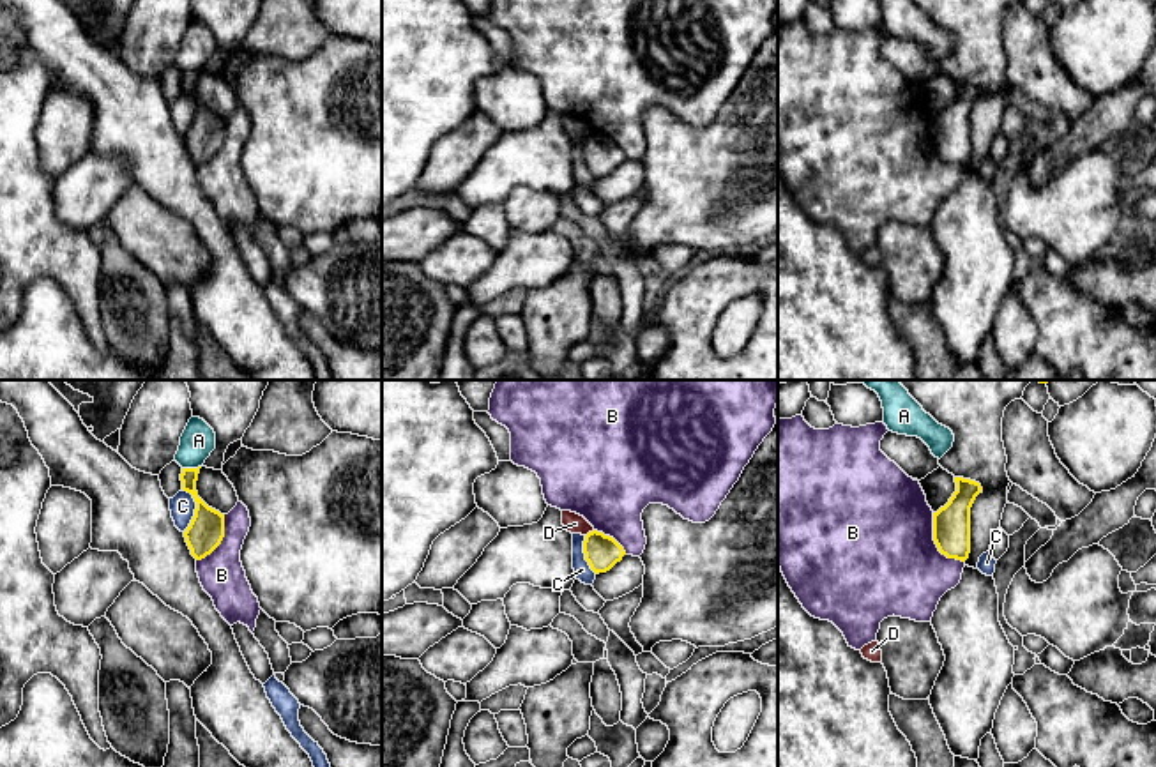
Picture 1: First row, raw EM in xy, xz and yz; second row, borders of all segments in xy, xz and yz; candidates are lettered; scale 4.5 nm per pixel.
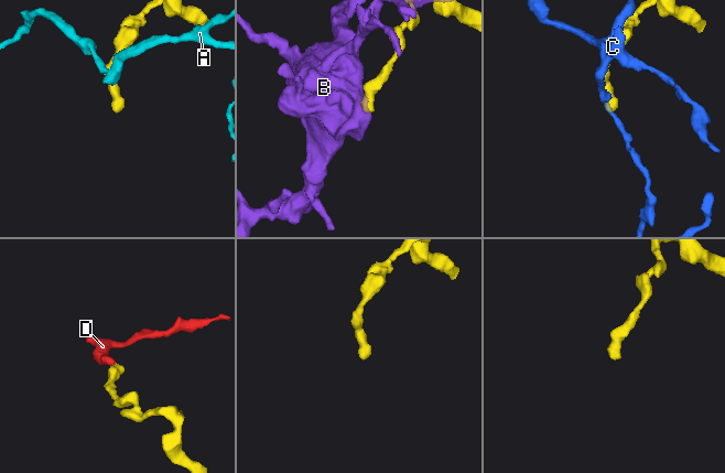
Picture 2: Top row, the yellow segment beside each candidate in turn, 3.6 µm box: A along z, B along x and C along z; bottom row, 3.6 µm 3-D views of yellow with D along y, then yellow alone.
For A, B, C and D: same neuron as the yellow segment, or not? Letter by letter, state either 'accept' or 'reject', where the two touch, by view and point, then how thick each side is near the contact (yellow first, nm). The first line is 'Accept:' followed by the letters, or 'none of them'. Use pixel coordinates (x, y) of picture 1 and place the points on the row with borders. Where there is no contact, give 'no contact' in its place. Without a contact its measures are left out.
Accept: none of them
A: reject; contact xy (191, 469); calibres 130 and 160 nm
B: reject; contact yz (935, 543); calibres 180 and 500 nm
C: reject; contact xy (195, 509); calibres 160 and 120 nm
D: reject; contact xz (589, 532); calibres 160 and 90 nm

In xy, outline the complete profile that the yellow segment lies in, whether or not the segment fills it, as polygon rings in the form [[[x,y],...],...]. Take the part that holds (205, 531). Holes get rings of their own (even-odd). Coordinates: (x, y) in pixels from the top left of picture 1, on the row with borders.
[[[202,467],[182,468],[182,474],[180,474],[182,490],[191,493],[196,502],[194,516],[184,532],[191,555],[196,560],[202,560],[207,555],[210,555],[224,537],[224,514],[209,507],[198,497],[196,481],[198,481],[200,468]]]

